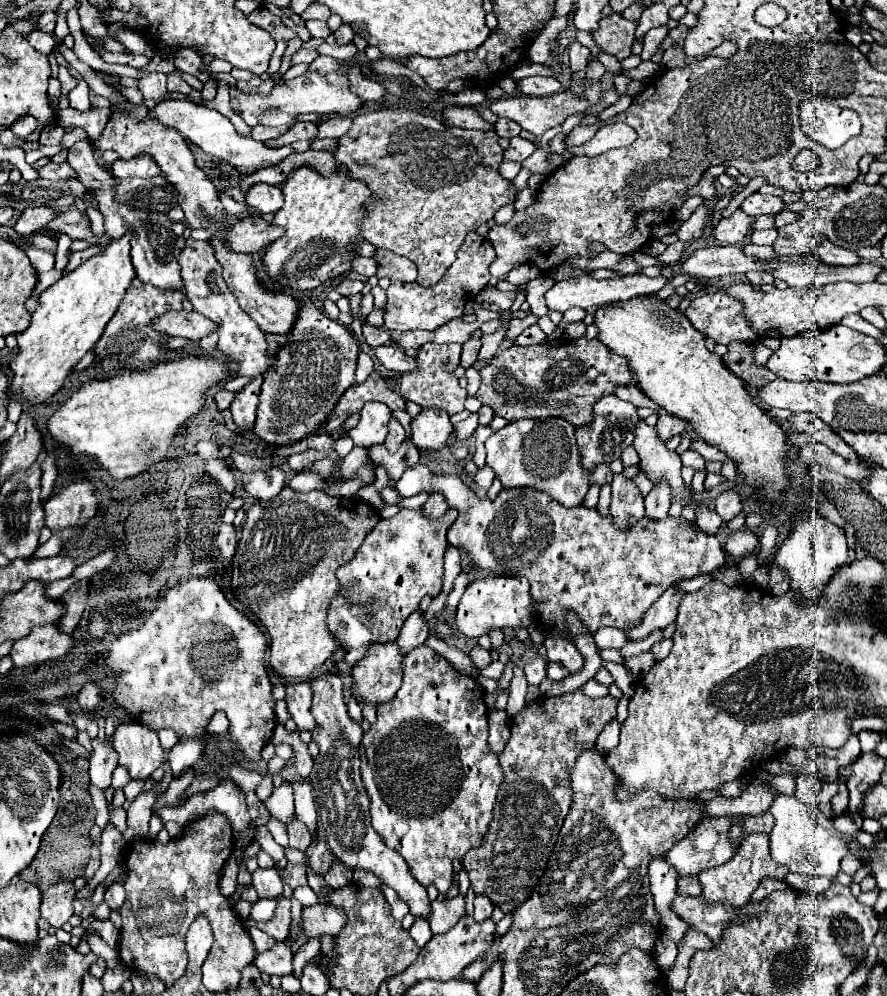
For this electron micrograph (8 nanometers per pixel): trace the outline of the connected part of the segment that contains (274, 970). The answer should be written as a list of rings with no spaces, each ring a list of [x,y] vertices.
[[[277,944],[271,950],[259,952],[253,960],[253,964],[261,970],[267,972],[269,976],[285,976],[293,972],[293,958],[291,950],[287,950],[285,944]]]

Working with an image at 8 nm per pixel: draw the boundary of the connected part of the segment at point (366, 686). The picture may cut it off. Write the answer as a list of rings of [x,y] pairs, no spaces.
[[[385,642],[369,646],[367,654],[351,670],[351,696],[361,704],[381,706],[395,698],[401,686],[399,646]]]

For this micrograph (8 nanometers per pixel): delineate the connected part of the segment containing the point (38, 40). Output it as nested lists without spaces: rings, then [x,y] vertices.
[[[41,30],[31,32],[31,34],[27,36],[27,40],[29,40],[29,44],[31,44],[35,50],[39,50],[39,52],[43,52],[43,54],[51,54],[53,48],[55,48],[55,38],[53,38],[51,34],[41,32]]]

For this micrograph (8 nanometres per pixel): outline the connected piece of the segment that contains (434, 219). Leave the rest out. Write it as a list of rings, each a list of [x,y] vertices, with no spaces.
[[[391,106],[355,116],[349,132],[339,138],[335,160],[349,168],[353,180],[365,182],[373,192],[365,204],[365,218],[359,224],[363,238],[375,248],[391,250],[415,262],[419,268],[417,282],[421,286],[433,286],[439,278],[443,278],[443,272],[447,272],[455,260],[455,252],[463,244],[465,234],[489,222],[501,206],[517,198],[513,184],[501,178],[497,170],[499,156],[503,156],[503,150],[495,132],[479,134],[479,130],[445,126],[443,122],[415,110]]]

